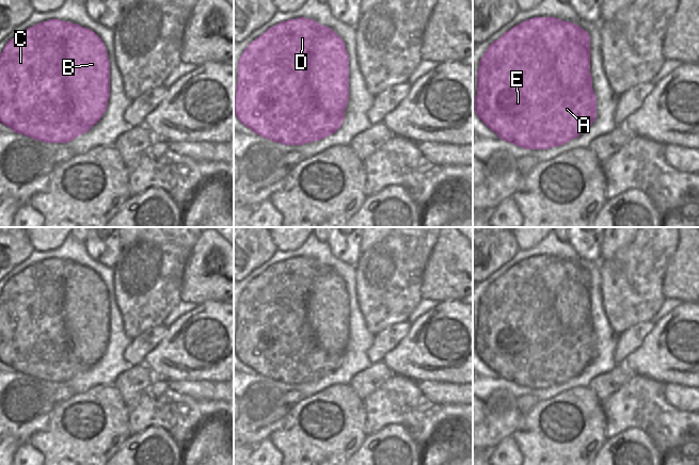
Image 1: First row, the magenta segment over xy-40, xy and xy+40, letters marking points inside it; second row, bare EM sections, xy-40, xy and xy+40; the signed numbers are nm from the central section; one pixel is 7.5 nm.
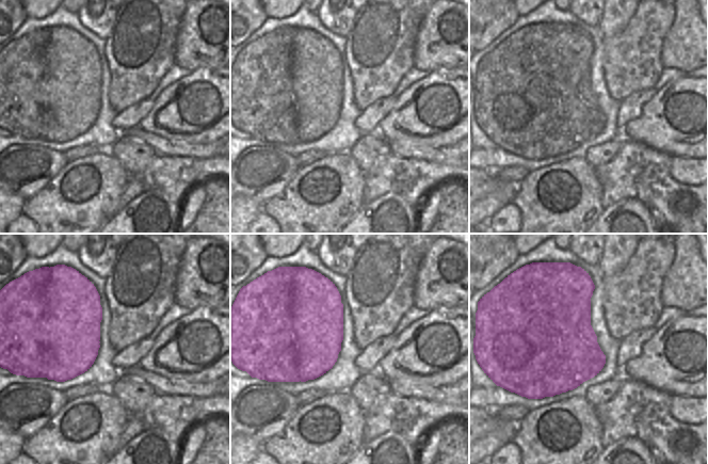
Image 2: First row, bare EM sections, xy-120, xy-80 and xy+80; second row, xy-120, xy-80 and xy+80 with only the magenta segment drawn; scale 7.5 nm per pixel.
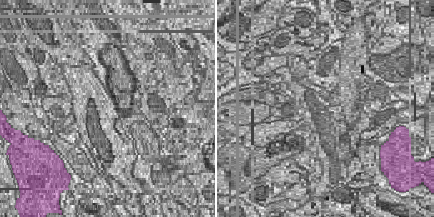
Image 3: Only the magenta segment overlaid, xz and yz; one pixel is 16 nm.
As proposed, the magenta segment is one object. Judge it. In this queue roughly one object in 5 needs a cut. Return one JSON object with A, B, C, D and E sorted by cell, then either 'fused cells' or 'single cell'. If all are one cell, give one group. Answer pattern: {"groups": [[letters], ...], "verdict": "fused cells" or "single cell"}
{"groups": [["A", "C", "D", "E"], ["B"]], "verdict": "fused cells"}

